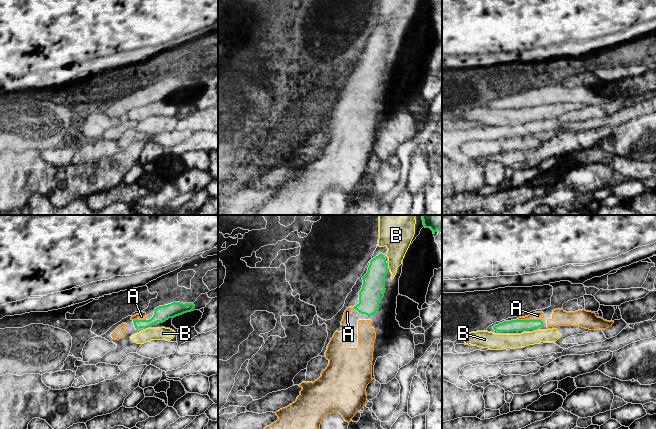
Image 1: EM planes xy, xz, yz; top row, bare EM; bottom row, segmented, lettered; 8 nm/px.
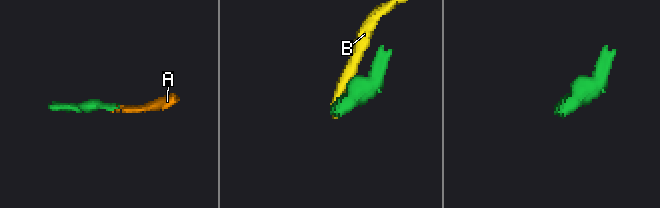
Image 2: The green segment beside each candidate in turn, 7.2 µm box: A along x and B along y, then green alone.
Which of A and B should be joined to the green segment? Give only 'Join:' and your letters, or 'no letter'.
Join: A

